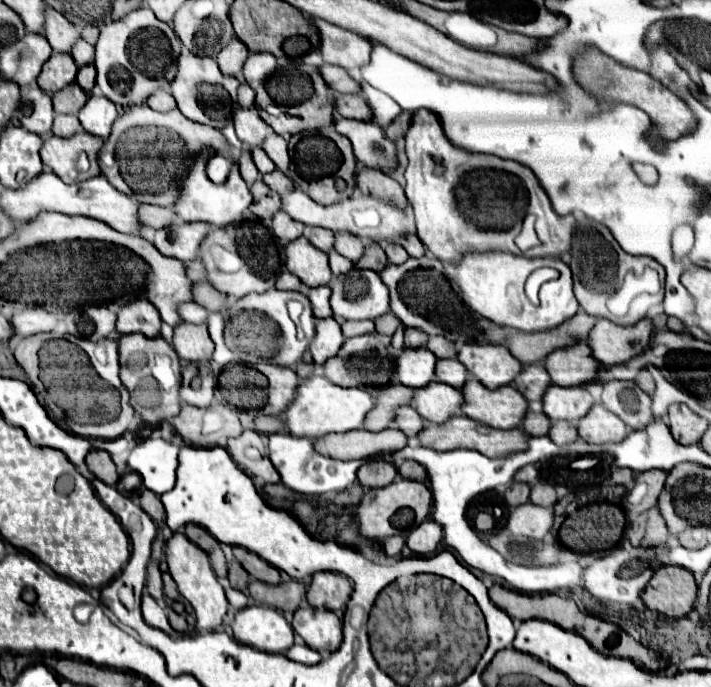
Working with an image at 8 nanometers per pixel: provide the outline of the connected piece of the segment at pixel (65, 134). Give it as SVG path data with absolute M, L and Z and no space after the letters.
M56 114L54 116L54 126L52 126L52 134L60 136L60 138L70 138L74 134L78 134L82 130L80 120L76 116L66 116L66 114Z

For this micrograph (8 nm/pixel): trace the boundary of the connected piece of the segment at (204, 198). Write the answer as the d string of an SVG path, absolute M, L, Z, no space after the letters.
M198 158L194 162L194 166L190 168L188 176L182 180L182 196L176 202L176 214L184 222L208 222L208 224L214 224L218 228L224 228L228 224L240 222L244 210L250 204L252 204L252 194L250 194L246 182L242 180L236 164L234 164L234 168L232 168L232 172L224 184L214 184L204 172L202 158Z

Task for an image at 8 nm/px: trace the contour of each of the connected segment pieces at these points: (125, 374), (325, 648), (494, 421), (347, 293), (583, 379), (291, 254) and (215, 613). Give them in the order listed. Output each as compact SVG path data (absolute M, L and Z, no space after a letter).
M126 334L118 338L118 362L120 362L120 380L124 388L132 394L142 378L150 376L150 362L156 356L178 358L174 348L164 342L164 338L146 338L142 334Z
M300 608L294 614L292 628L316 652L334 652L342 644L342 624L330 610Z
M468 380L462 394L466 396L462 412L468 418L498 430L518 428L528 412L526 398L512 386L488 390L478 384L478 380Z
M358 268L334 278L330 304L334 314L344 320L376 320L390 312L386 284L376 272Z
M578 342L574 346L560 348L560 352L552 352L544 360L544 368L550 372L554 384L572 388L598 382L600 364L592 358L590 346L586 342Z
M298 238L286 246L286 268L306 286L326 286L332 278L328 256L318 252L306 238Z
M174 532L170 540L166 540L166 562L168 562L168 572L174 578L180 594L192 604L196 612L196 632L212 632L210 628L216 624L216 628L222 624L228 608L228 600L224 596L224 588L218 584L216 574L210 566L210 560L206 552L202 552L196 544L190 544L182 532Z

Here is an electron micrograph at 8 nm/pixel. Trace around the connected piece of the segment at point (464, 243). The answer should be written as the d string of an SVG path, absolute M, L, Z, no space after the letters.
M418 110L414 114L404 138L408 156L404 172L406 198L416 214L418 238L438 260L456 264L462 256L472 252L524 254L514 242L510 242L516 238L510 228L490 228L490 184L498 184L498 192L502 192L510 204L514 204L514 200L522 200L522 204L526 204L526 212L536 216L536 234L544 248L538 256L560 256L570 250L576 220L574 216L558 216L552 210L546 192L530 168L496 156L470 154L454 148L446 140L438 118L426 110Z

